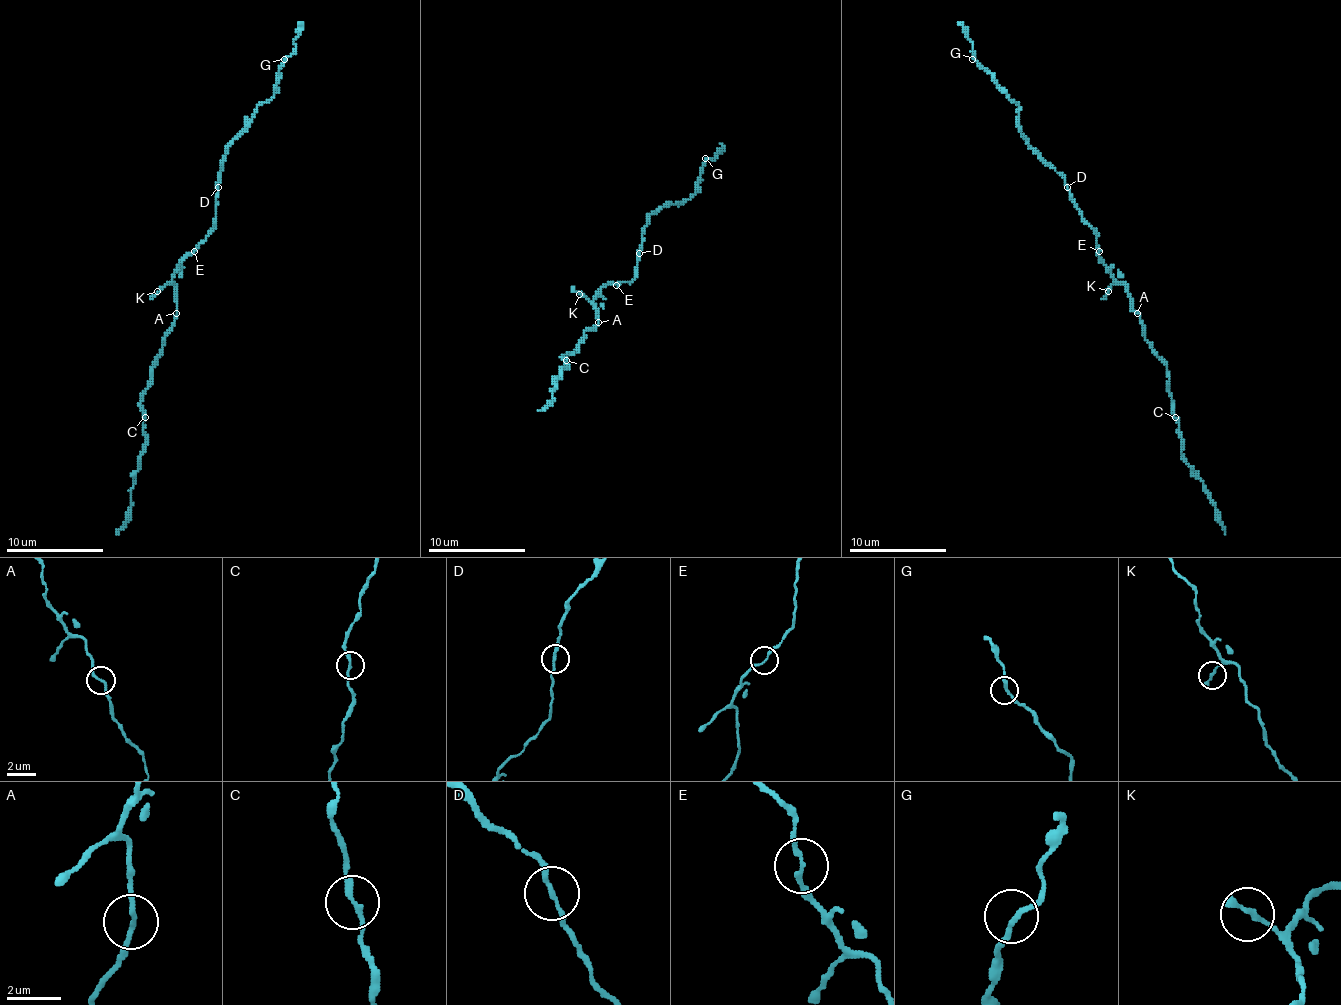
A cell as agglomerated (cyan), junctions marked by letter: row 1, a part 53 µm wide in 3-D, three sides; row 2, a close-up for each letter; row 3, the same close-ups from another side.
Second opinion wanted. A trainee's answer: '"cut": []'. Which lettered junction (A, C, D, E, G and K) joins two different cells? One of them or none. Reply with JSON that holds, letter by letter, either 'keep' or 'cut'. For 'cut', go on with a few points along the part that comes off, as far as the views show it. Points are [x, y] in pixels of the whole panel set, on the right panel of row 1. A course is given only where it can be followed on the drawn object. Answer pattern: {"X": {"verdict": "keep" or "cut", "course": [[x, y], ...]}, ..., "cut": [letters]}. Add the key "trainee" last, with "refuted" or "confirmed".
{"A": {"verdict": "keep"}, "C": {"verdict": "keep"}, "D": {"verdict": "keep"}, "E": {"verdict": "keep"}, "G": {"verdict": "keep"}, "K": {"verdict": "keep"}, "cut": [], "trainee": "confirmed"}

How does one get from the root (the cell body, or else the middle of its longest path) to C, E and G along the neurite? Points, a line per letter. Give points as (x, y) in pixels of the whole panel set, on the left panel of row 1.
C: (179, 265), (172, 279), (177, 313), (162, 355), (150, 367), (150, 386), (140, 403), (145, 418)
E: (179, 265), (194, 250)
G: (179, 265), (206, 238), (213, 226), (216, 185), (225, 148), (254, 109), (274, 95), (276, 75), (284, 59)

